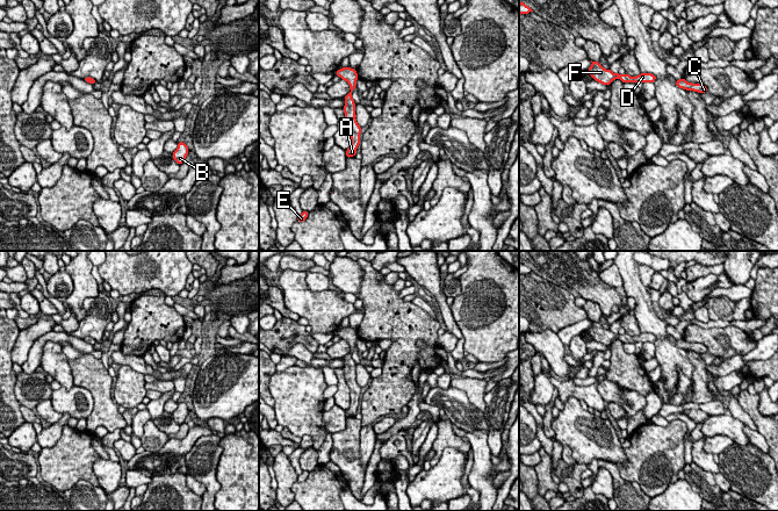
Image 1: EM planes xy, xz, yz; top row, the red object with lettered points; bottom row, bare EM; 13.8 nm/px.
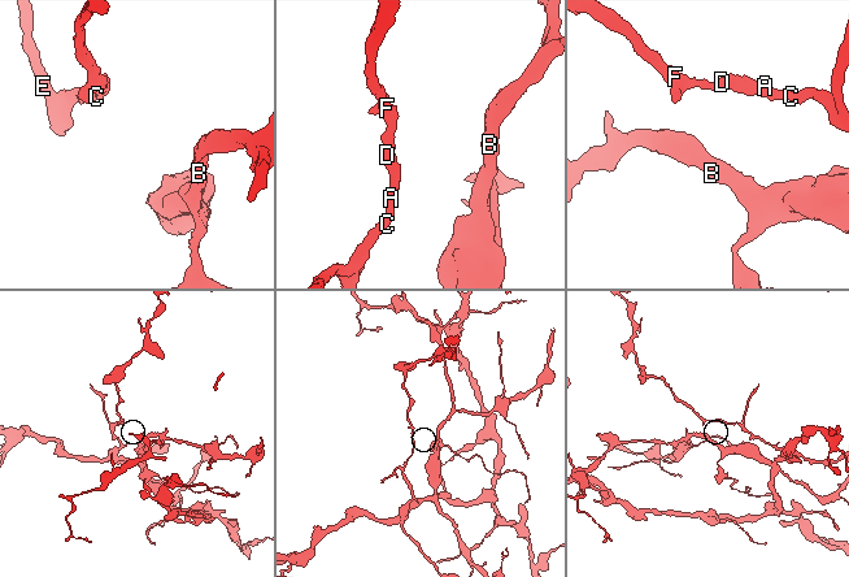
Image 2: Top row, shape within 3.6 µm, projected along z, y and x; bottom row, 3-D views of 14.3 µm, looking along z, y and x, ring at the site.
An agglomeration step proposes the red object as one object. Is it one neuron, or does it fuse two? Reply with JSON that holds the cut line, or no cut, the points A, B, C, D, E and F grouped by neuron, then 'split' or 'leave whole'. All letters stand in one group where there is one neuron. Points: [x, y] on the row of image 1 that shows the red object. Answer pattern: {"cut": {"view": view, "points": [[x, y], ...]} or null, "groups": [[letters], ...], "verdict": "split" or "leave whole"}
{"cut": null, "groups": [["A", "B", "C", "D", "E", "F"]], "verdict": "leave whole"}

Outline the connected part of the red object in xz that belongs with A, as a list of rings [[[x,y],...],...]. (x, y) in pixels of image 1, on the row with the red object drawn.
[[[343,67],[336,72],[336,75],[340,77],[343,80],[347,81],[350,85],[350,93],[346,94],[345,98],[345,121],[351,129],[351,144],[346,150],[346,158],[354,157],[358,152],[356,149],[360,145],[360,134],[361,127],[358,124],[355,117],[355,102],[352,98],[352,92],[356,87],[356,80],[359,79],[356,70],[352,67]]]

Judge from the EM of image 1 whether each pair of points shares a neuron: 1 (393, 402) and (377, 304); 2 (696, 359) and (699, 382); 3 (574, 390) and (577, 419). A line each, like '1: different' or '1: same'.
1: same
2: same
3: different

